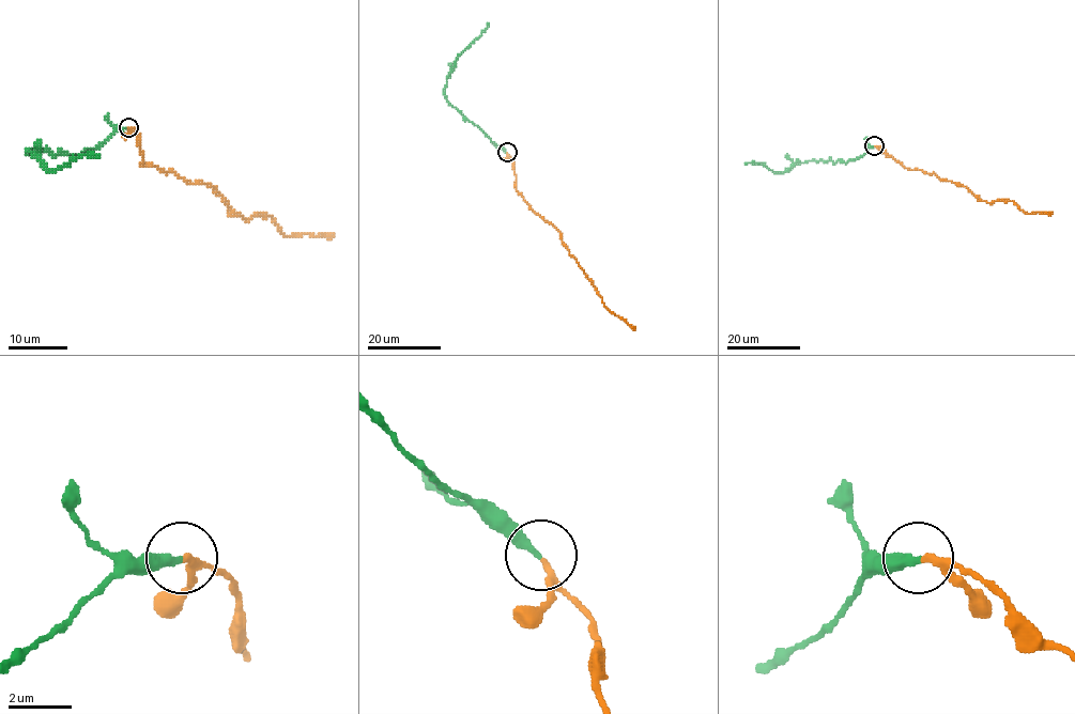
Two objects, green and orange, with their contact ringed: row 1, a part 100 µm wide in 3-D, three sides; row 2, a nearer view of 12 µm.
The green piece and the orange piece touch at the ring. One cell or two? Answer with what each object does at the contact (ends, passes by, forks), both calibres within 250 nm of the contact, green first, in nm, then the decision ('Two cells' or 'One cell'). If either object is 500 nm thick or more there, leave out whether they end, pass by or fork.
At the ring green ends. At the ring orange passes by. Thickness 280 nm (green) against 170 nm. One cell

